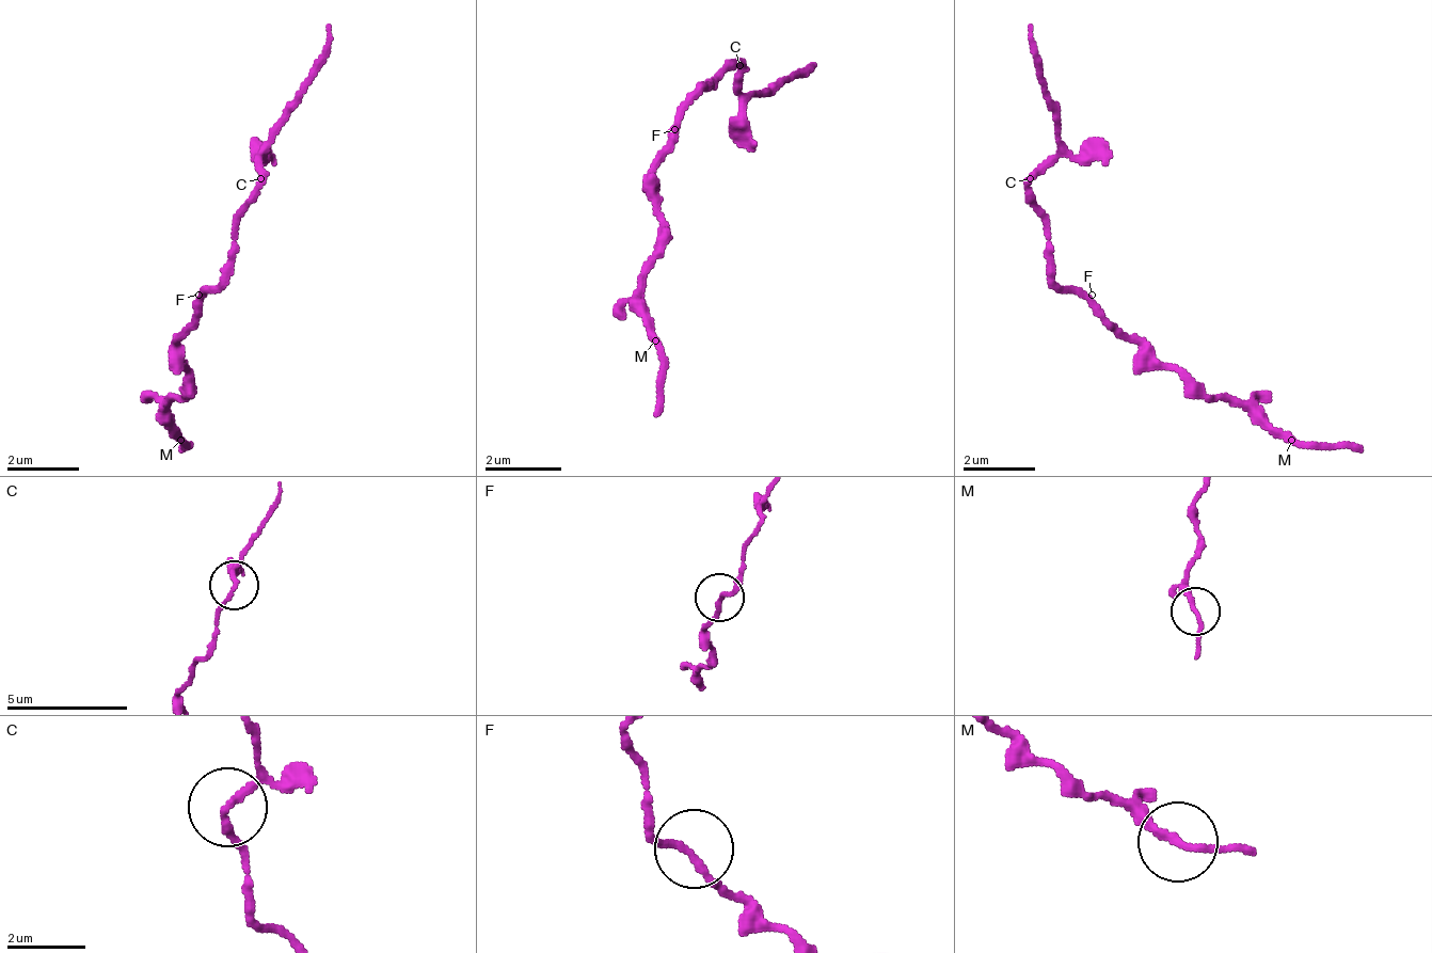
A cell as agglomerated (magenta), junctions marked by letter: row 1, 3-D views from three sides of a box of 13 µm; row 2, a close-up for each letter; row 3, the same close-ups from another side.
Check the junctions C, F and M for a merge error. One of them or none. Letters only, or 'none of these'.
C

